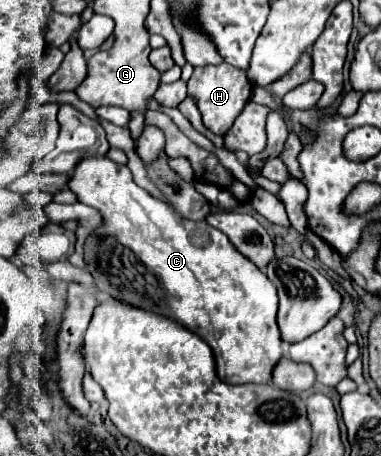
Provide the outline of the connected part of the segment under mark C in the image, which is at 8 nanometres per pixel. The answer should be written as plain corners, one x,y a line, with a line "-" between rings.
84,157
74,167
68,179
68,189
76,193
80,203
98,209
104,219
104,225
98,227
84,245
88,263
86,269
94,277
96,287
100,287
100,293
174,319
196,333
200,339
204,339
204,343
210,345
216,359
216,373
224,383
266,385
272,381
272,371
282,359
282,337
276,325
276,287
250,259
240,255
240,251
228,243
224,233
210,227
206,221
192,221
182,217
174,211
174,207
138,187
126,165
118,165
108,157

